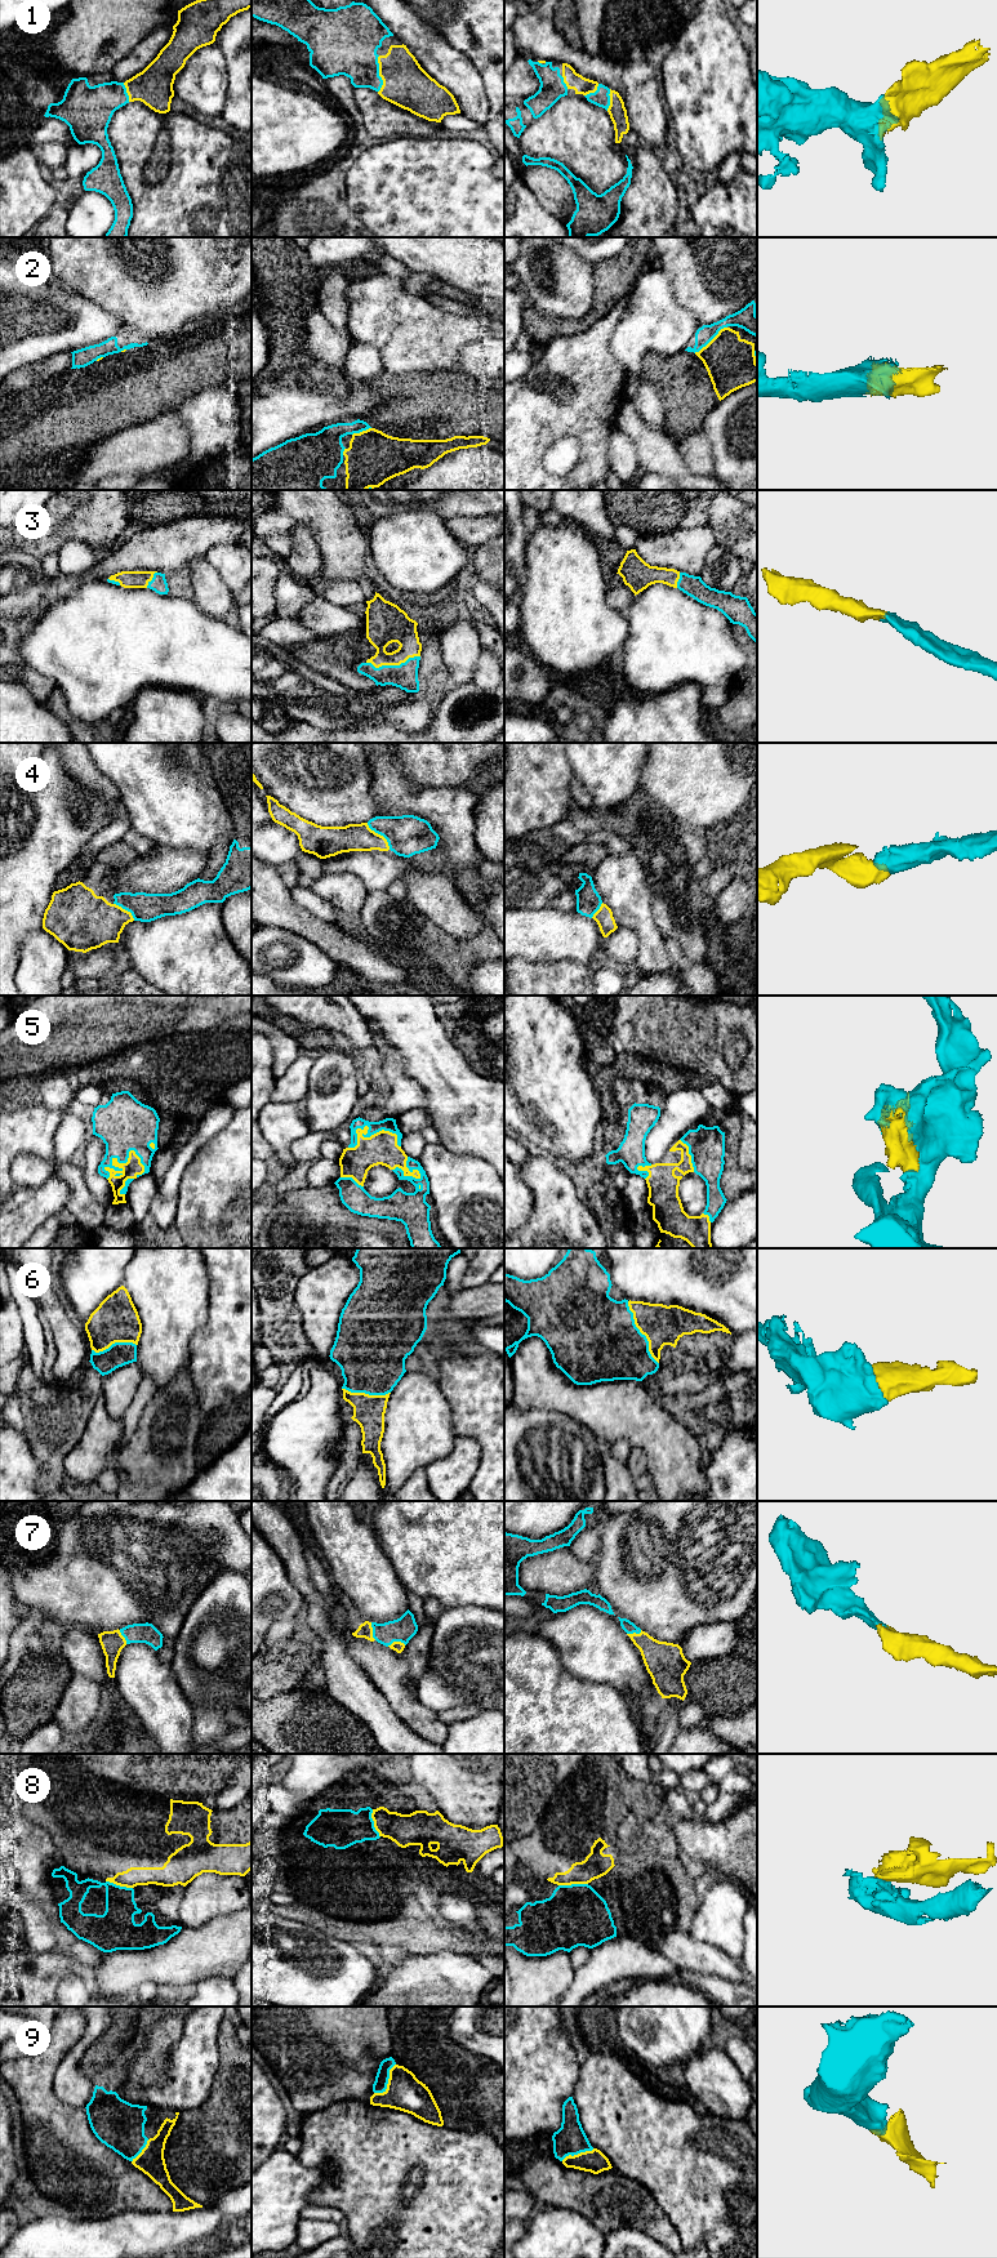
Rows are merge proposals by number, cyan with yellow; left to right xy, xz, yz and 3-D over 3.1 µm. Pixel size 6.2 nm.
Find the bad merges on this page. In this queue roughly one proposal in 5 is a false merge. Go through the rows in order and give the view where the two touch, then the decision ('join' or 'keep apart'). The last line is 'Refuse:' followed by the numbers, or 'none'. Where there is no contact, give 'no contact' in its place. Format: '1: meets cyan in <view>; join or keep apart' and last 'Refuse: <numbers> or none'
1: meets cyan in xz; join
2: meets cyan in yz; join
3: meets cyan in xz; join
4: meets cyan in xz; join
5: meets cyan in xy; join
6: meets cyan in yz; join
7: meets cyan in xz; join
8: meets cyan in yz; keep apart
9: meets cyan in xz; join
Refuse: 8

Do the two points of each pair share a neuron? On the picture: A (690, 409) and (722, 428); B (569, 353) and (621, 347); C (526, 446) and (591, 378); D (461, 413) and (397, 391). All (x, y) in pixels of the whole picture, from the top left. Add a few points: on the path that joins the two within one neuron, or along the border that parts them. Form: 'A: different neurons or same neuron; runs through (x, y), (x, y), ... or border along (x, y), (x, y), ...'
A: different neurons; border along (720, 401), (706, 415), (700, 428)
B: different neurons; border along (619, 320), (610, 339), (610, 351), (626, 369)
C: same neuron; runs through (541, 430), (575, 395)
D: same neuron; runs through (445, 405), (418, 405), (413, 401)

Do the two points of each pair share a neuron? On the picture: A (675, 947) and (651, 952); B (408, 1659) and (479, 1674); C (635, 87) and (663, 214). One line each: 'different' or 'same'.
A: different
B: different
C: different

